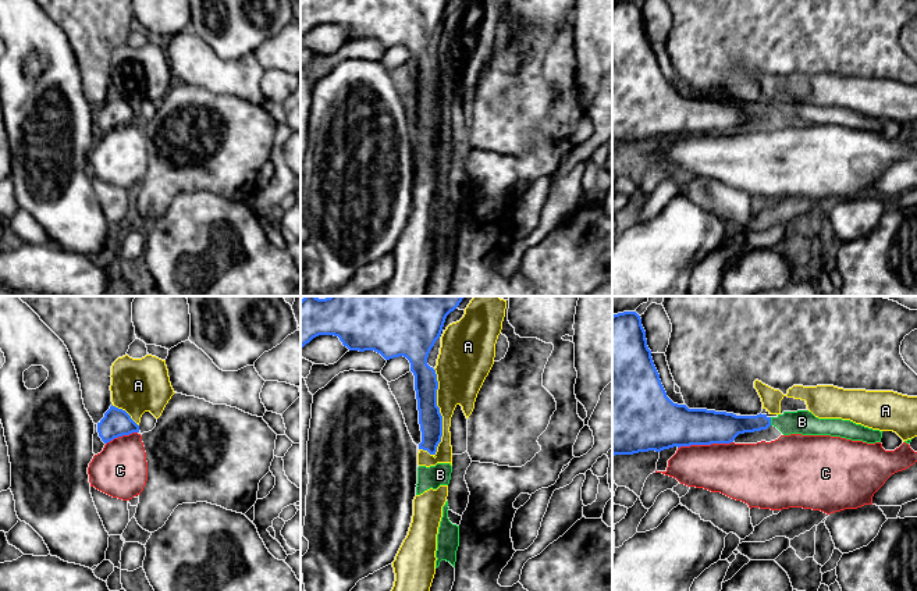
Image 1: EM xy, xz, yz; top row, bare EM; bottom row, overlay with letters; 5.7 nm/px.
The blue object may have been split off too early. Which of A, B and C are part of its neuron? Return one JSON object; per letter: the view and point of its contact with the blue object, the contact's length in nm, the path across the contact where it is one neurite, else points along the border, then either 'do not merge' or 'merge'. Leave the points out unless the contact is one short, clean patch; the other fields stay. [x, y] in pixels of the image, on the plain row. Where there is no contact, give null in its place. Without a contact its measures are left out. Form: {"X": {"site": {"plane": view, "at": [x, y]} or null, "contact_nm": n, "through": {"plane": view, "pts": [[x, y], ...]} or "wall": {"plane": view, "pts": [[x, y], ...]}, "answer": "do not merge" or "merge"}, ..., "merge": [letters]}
{"A": {"site": {"plane": "xz", "at": [440, 102]}, "contact_nm": 500, "answer": "do not merge"}, "B": {"site": {"plane": "yz", "at": [770, 110]}, "contact_nm": 50, "answer": "merge"}, "C": {"site": {"plane": "yz", "at": [704, 132]}, "contact_nm": 320, "answer": "do not merge"}, "merge": ["B"]}

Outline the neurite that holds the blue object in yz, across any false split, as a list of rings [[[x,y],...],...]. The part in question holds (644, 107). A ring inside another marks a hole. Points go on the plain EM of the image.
[[[623,0],[612,4],[612,145],[633,143],[639,140],[661,140],[673,135],[731,132],[739,122],[776,115],[783,124],[831,124],[867,132],[881,131],[882,120],[856,113],[842,107],[818,107],[808,99],[783,100],[776,106],[767,103],[736,104],[726,100],[707,97],[689,97],[686,93],[673,92],[661,72],[660,63],[654,54],[651,39],[647,35],[646,19],[636,0]]]

